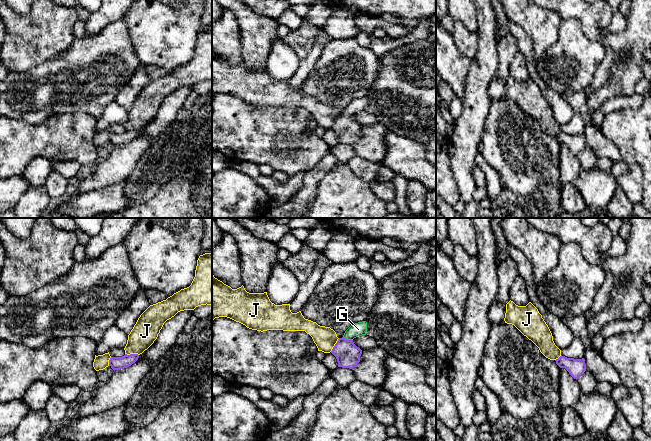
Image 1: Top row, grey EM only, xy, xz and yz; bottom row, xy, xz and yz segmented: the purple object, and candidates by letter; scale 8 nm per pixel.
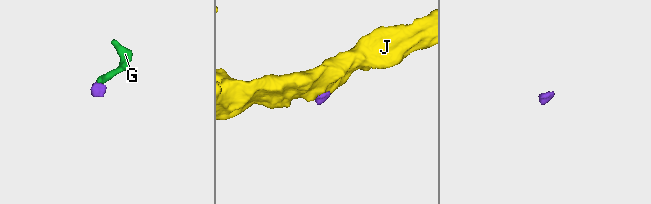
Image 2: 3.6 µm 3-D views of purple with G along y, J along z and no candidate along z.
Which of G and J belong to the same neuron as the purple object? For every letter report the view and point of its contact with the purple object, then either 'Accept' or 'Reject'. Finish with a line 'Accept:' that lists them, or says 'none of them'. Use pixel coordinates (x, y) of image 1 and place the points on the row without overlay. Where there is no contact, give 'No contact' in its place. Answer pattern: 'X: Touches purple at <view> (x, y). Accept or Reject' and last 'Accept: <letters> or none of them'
G: Touches purple at xz (348, 116). Accept
J: Touches purple at xy (132, 130). Reject
Accept: G

